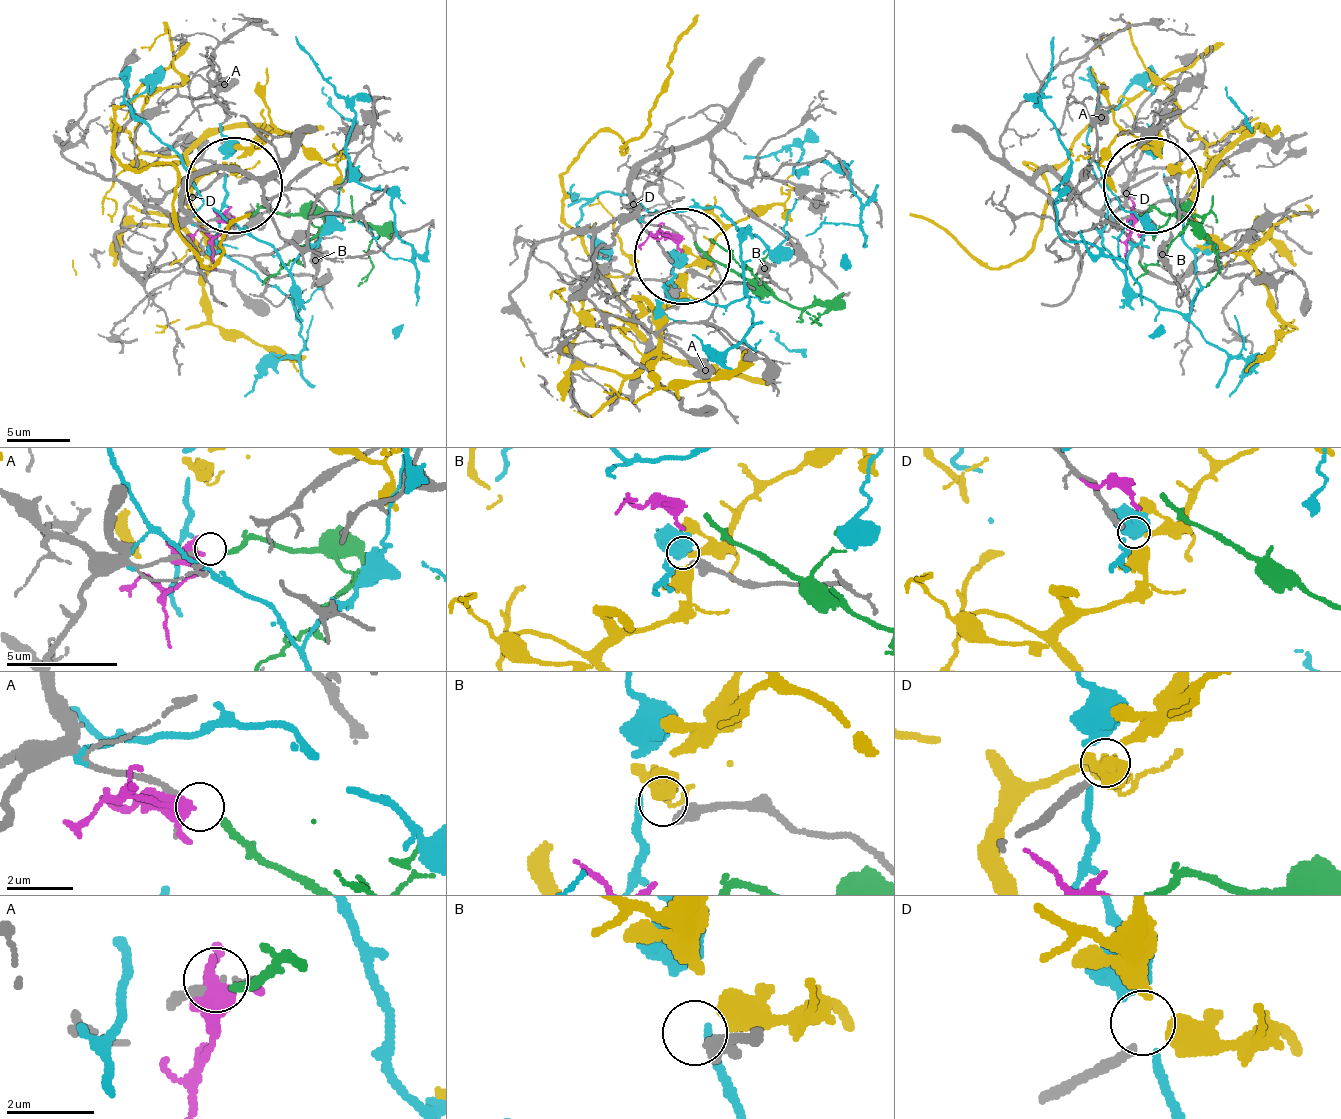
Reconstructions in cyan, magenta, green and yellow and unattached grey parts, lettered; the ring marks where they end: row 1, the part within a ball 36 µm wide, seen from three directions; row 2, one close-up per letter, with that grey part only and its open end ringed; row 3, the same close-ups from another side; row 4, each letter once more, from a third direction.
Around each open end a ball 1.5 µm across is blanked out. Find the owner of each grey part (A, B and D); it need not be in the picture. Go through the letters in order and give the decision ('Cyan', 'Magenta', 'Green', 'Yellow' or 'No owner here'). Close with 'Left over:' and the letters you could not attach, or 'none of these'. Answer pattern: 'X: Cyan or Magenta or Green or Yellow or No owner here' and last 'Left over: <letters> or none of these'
A: Green
B: Yellow
D: No owner here
Left over: D

